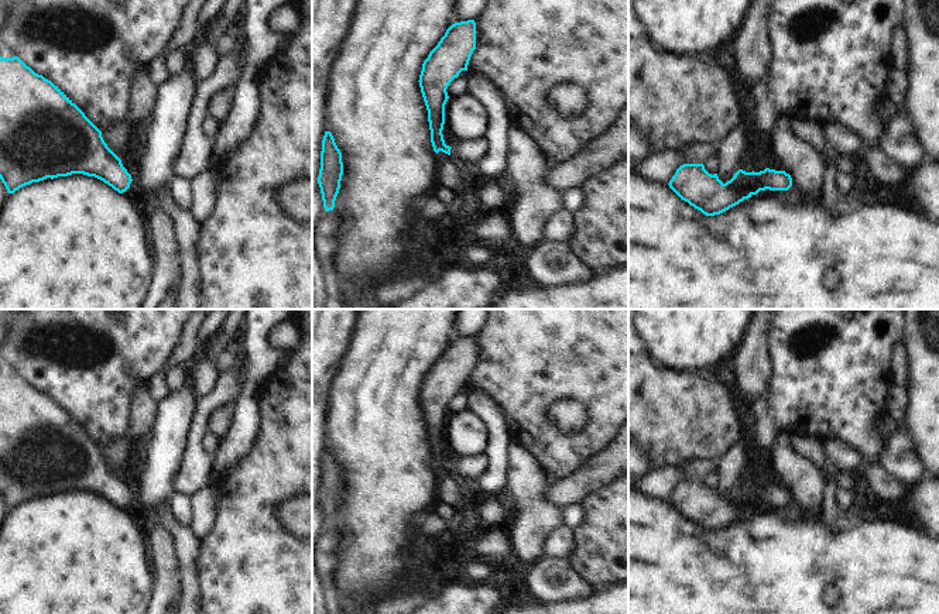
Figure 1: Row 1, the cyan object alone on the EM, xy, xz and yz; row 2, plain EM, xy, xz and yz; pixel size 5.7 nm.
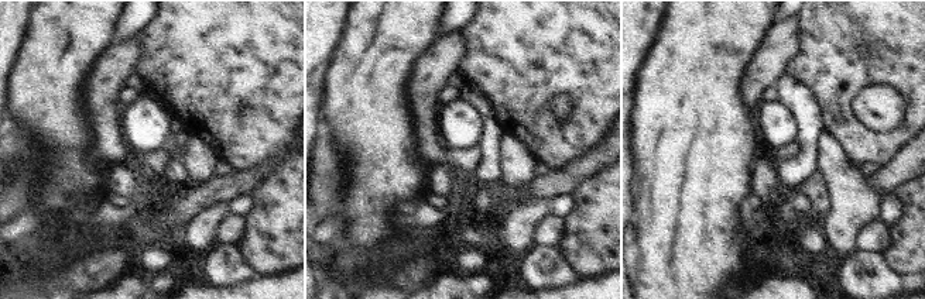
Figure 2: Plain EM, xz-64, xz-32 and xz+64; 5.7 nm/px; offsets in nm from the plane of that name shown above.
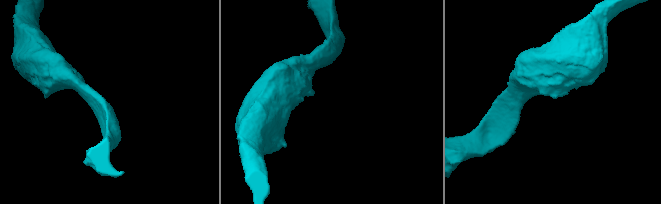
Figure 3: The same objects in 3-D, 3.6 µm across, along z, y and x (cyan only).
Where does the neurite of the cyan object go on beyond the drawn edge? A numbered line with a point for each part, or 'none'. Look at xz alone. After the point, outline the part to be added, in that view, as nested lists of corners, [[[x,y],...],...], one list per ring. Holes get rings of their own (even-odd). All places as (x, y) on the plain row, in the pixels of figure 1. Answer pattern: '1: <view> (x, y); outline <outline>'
1: xz (472, 466); outline [[[484,453],[474,456],[460,456],[457,462],[450,464],[450,473],[477,478],[487,467],[487,456]]]

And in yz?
none

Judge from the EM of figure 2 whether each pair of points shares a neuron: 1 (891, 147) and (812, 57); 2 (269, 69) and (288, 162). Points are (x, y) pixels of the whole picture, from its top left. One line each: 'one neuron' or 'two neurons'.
1: one neuron
2: one neuron

